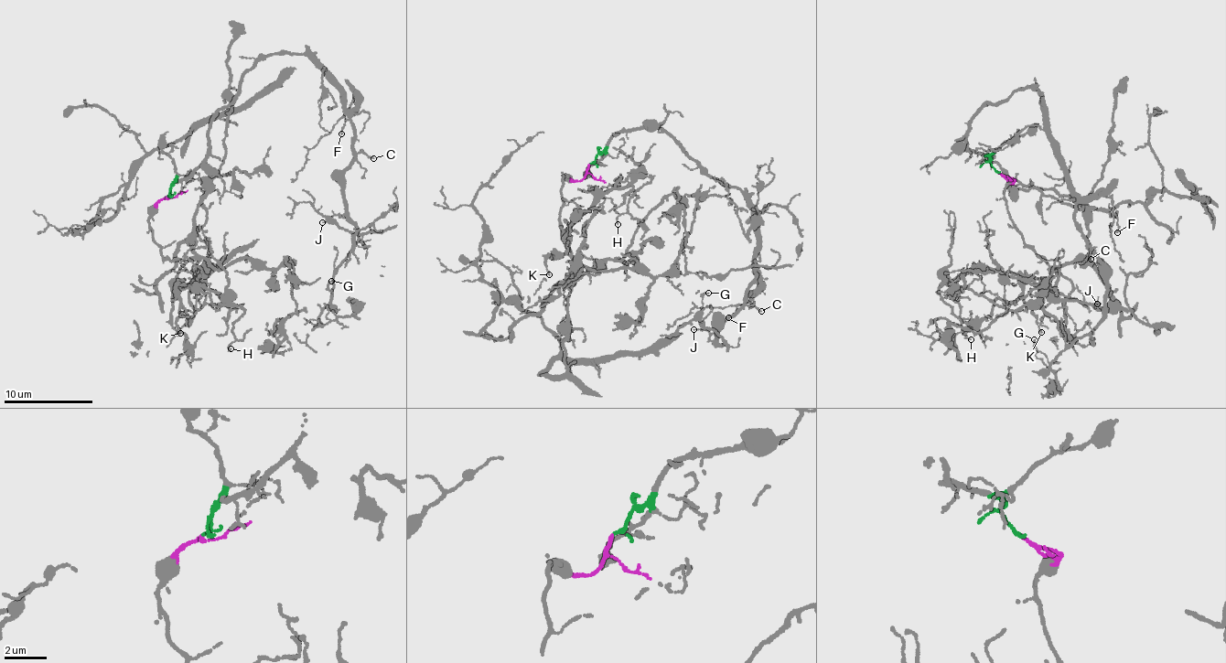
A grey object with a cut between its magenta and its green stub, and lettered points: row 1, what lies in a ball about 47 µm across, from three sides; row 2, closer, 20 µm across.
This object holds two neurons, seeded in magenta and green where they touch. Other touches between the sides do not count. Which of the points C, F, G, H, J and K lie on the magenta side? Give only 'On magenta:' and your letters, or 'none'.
On magenta: H, K

